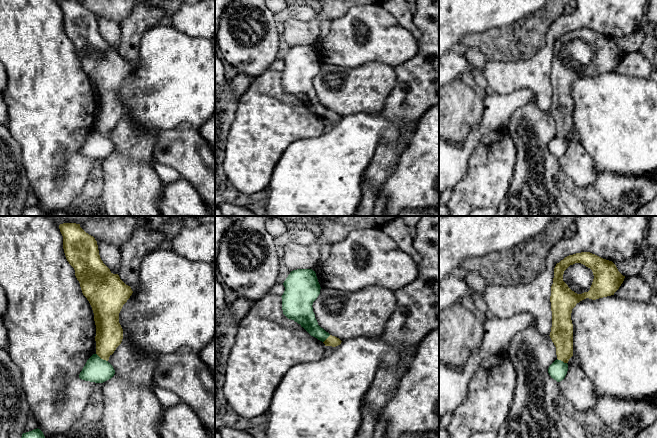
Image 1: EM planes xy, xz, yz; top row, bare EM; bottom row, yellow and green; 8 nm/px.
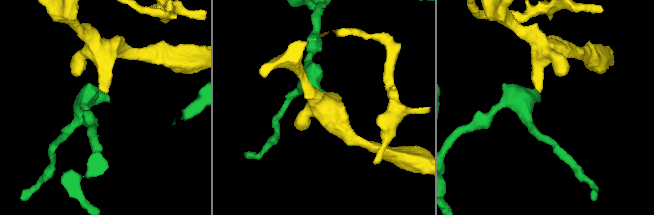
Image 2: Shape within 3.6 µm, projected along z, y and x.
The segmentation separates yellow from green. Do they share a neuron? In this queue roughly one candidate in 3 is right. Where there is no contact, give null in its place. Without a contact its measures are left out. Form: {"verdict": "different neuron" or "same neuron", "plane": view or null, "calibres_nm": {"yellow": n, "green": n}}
{"verdict": "different neuron", "plane": "xy", "calibres_nm": {"yellow": 220, "green": 200}}

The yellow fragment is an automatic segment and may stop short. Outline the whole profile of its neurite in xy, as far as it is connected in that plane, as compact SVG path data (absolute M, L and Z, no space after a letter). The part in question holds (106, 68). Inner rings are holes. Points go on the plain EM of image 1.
M60 0L63 12L63 25L67 37L75 46L83 71L89 77L96 101L96 130L108 137L123 115L123 105L119 99L119 89L132 71L130 62L126 61L118 50L113 50L100 34L97 17L86 9L80 0Z

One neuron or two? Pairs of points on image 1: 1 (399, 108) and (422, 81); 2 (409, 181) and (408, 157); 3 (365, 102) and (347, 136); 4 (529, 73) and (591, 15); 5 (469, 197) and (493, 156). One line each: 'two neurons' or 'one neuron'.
1: one neuron
2: one neuron
3: two neurons
4: one neuron
5: one neuron

